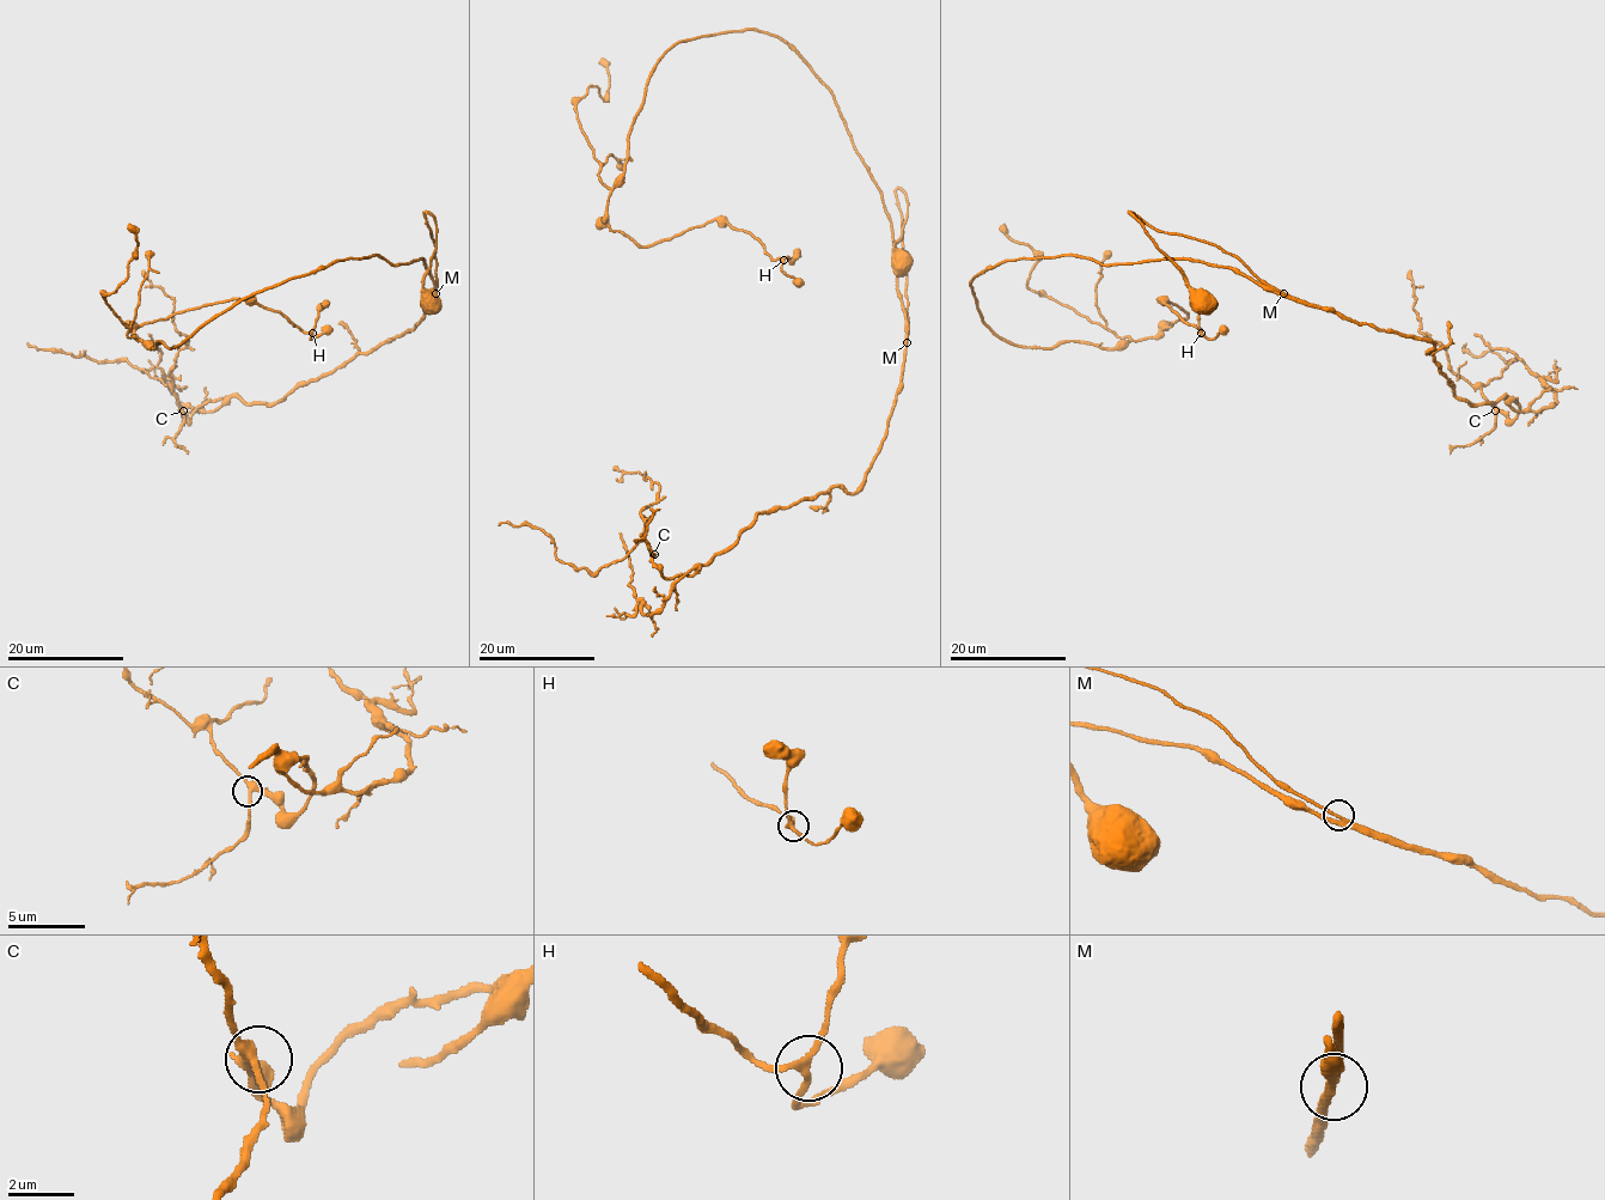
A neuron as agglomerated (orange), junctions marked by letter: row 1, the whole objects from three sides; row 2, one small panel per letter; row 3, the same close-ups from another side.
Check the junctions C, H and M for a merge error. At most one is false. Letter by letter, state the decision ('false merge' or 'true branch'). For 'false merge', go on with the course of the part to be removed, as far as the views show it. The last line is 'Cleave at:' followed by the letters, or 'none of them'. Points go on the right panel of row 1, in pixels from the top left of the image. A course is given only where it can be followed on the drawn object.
C: true branch
H: true branch
M: true branch
Cleave at: none of them

